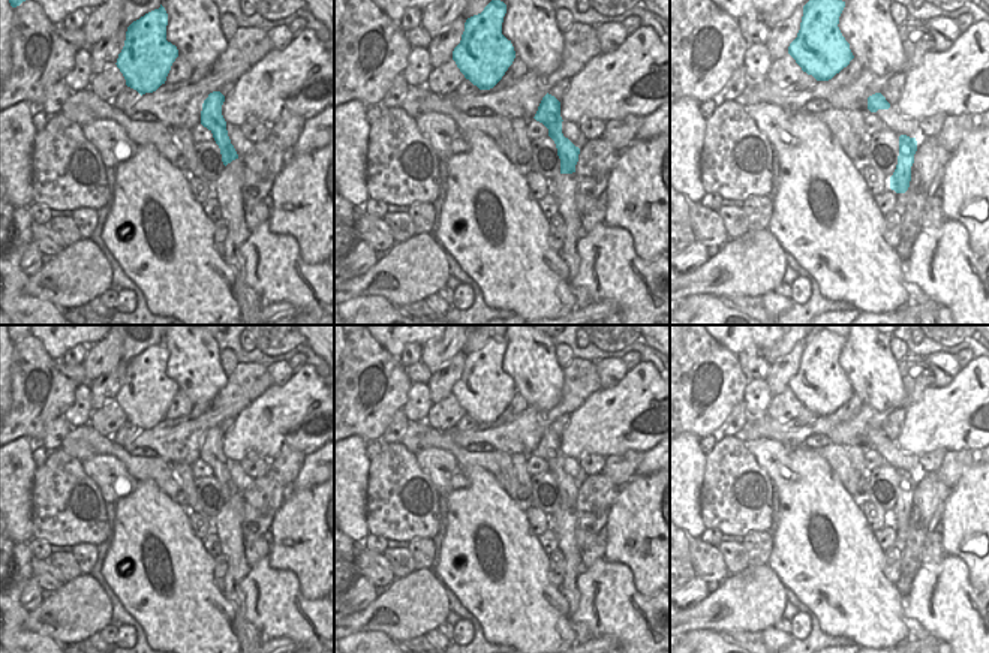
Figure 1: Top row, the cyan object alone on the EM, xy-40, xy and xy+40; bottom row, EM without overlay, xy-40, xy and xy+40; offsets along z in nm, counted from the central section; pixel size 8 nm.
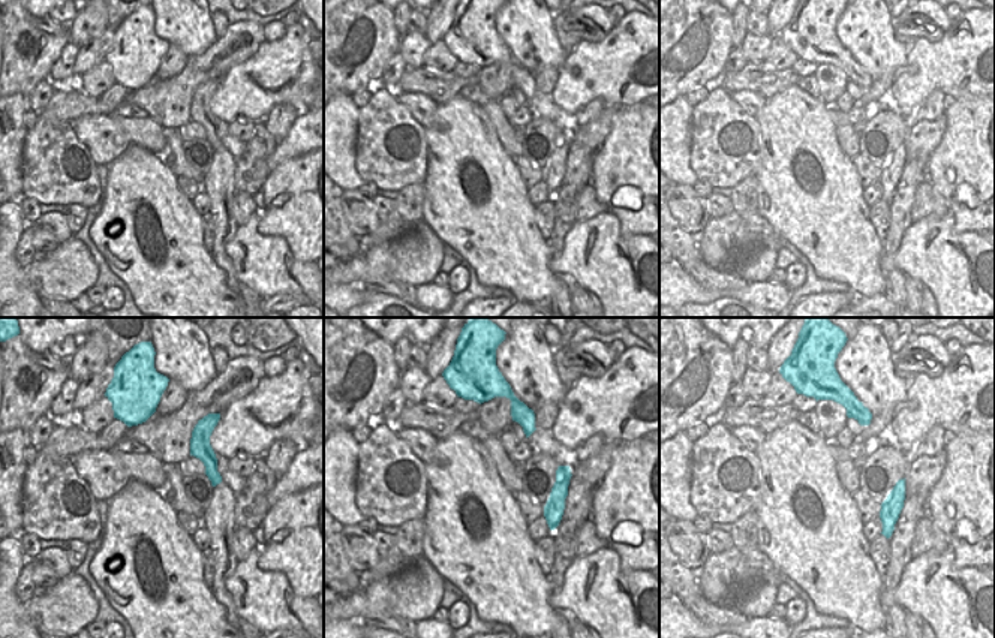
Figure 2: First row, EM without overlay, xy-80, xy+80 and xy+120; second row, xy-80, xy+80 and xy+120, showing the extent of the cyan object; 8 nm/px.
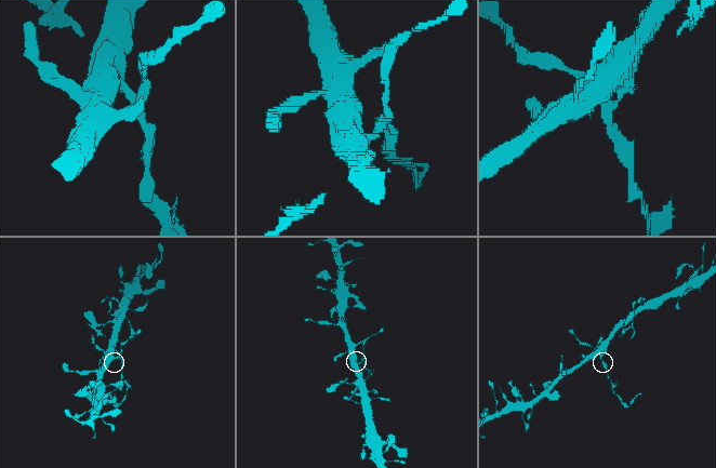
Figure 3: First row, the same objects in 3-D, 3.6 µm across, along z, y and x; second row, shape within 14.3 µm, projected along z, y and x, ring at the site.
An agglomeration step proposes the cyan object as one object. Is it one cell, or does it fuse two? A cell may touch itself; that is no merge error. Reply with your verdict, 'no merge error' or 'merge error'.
merge error

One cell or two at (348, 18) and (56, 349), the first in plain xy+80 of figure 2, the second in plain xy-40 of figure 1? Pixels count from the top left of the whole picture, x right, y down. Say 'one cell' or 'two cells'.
two cells

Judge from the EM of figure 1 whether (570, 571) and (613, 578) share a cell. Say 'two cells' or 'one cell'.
two cells

